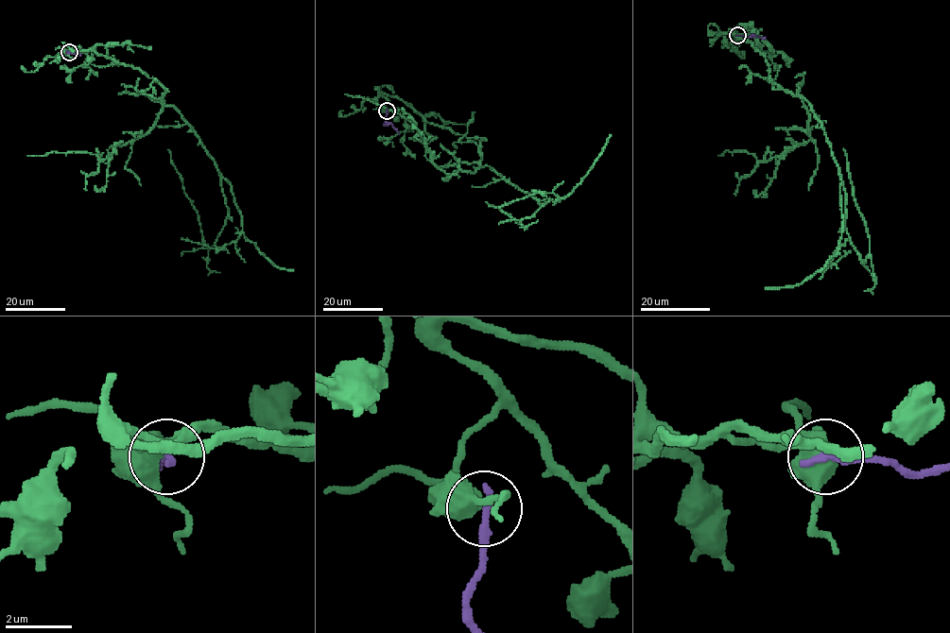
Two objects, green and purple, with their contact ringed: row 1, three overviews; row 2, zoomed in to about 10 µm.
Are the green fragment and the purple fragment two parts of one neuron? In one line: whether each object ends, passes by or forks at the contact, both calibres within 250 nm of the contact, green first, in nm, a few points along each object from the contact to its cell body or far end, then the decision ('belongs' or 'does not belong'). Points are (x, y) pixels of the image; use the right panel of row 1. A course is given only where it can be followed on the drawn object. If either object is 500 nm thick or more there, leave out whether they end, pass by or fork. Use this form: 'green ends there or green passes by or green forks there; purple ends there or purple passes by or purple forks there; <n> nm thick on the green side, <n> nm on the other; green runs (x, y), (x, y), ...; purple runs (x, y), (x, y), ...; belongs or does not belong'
green forks there; purple ends there; 480 nm thick on the green side, 280 nm on the other; green runs (737, 35), (717, 34), (748, 40), (773, 83), (803, 97), (821, 125), (863, 263), (870, 242), (843, 148); purple runs (737, 35), (766, 40); does not belong

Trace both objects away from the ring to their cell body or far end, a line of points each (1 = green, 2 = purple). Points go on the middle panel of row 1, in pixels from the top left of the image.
1: (386, 111), (386, 94), (428, 122), (482, 138), (480, 164), (545, 202), (520, 225), (486, 202)
2: (387, 111), (386, 121), (399, 135)

